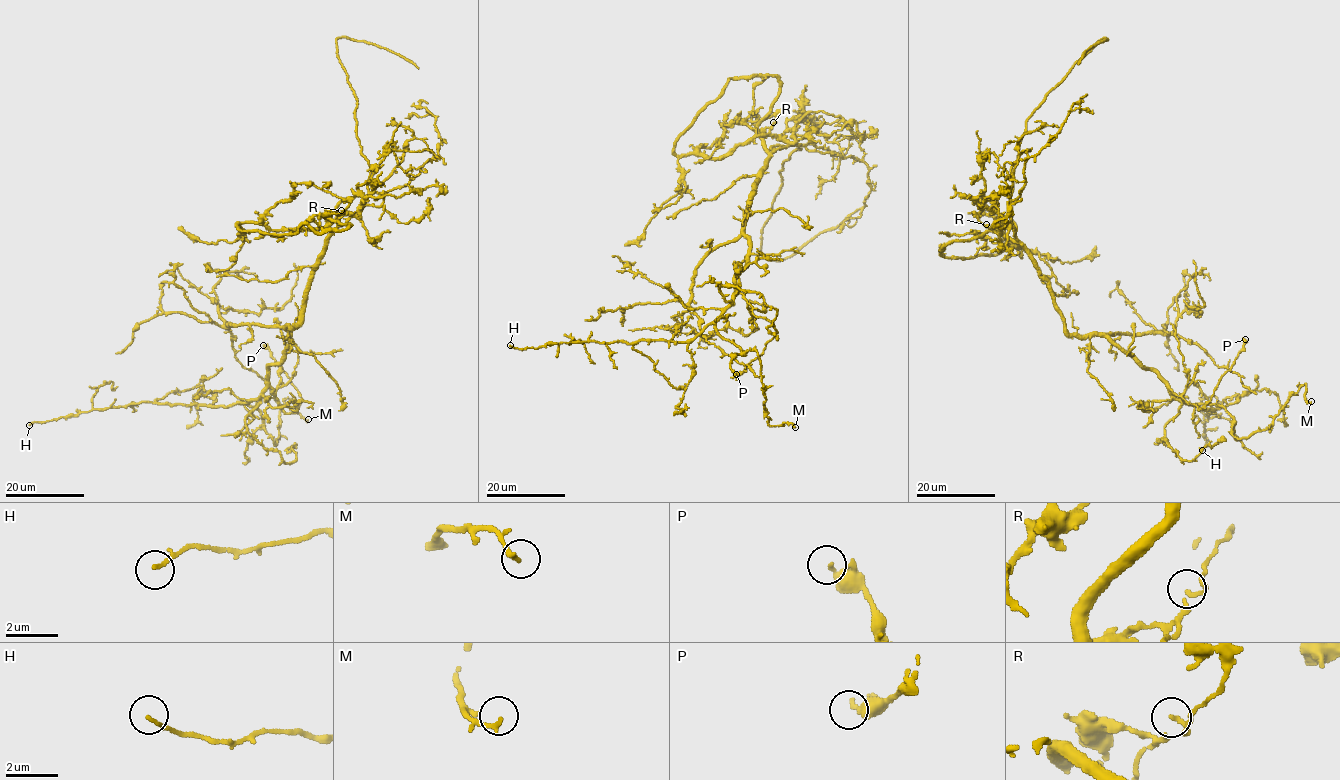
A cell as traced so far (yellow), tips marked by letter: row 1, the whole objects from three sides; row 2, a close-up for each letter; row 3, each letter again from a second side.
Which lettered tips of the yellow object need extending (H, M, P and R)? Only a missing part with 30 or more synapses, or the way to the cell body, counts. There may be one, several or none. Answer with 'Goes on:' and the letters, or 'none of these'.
Goes on: none of these

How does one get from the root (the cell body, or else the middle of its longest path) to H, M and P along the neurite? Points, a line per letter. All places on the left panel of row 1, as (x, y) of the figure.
H: (308, 289), (300, 319), (287, 328), (286, 355), (256, 398), (224, 407), (139, 402), (29, 425)
M: (308, 289), (266, 389), (240, 403), (255, 406), (275, 445), (285, 398), (308, 419)
P: (308, 289), (300, 319), (287, 328), (286, 355), (269, 367), (278, 405), (293, 413), (301, 394), (263, 345)

